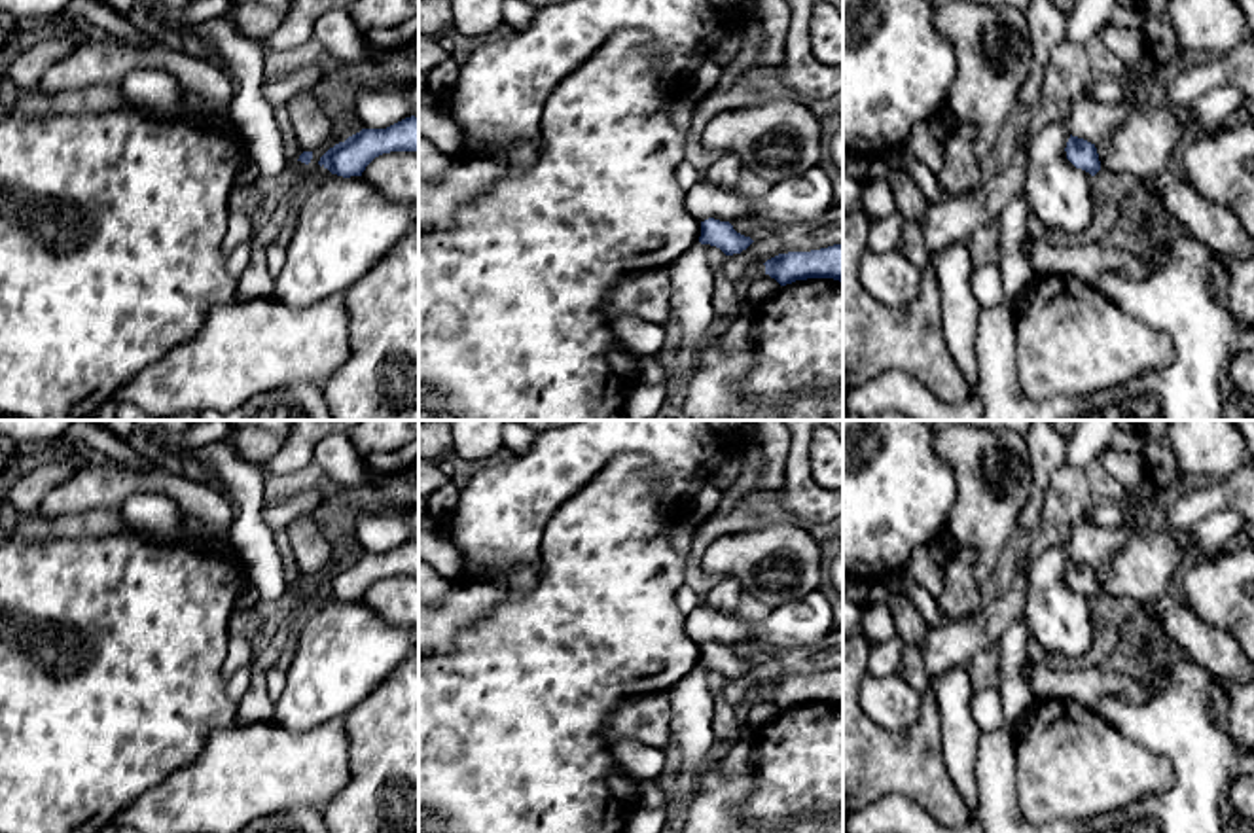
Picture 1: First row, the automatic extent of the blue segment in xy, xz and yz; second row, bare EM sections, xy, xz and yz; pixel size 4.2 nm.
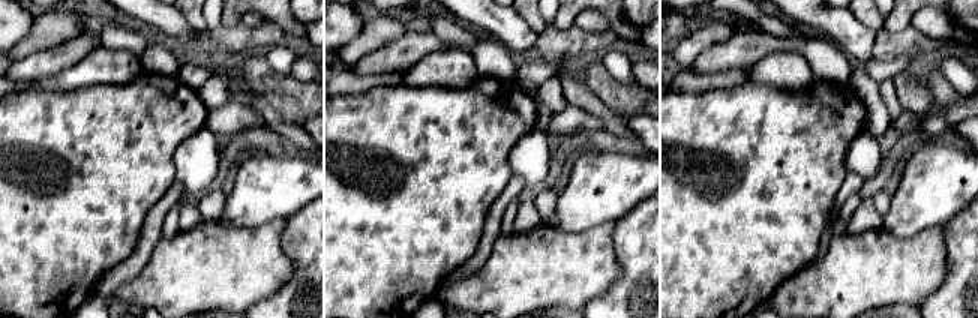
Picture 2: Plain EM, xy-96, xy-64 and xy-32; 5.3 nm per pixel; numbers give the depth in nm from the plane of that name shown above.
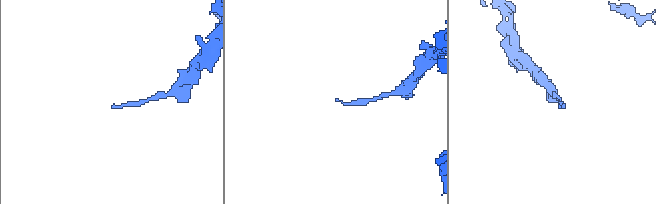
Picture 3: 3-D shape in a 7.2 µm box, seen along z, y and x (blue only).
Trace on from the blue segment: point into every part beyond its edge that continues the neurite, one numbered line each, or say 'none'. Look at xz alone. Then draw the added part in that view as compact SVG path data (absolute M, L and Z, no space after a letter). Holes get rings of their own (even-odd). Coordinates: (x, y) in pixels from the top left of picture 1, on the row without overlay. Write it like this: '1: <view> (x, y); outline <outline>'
none

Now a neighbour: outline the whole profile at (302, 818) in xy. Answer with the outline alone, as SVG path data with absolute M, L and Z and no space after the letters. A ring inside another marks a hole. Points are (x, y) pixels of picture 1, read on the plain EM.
M296 806L278 814L258 818L237 833L328 833L322 810Z

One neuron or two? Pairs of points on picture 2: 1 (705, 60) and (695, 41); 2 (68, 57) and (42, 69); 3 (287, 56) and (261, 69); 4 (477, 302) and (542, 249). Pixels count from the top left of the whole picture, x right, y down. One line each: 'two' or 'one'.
1: two
2: one
3: two
4: one

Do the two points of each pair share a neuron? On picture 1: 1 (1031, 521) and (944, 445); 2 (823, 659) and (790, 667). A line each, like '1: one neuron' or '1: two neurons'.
1: two neurons
2: one neuron

